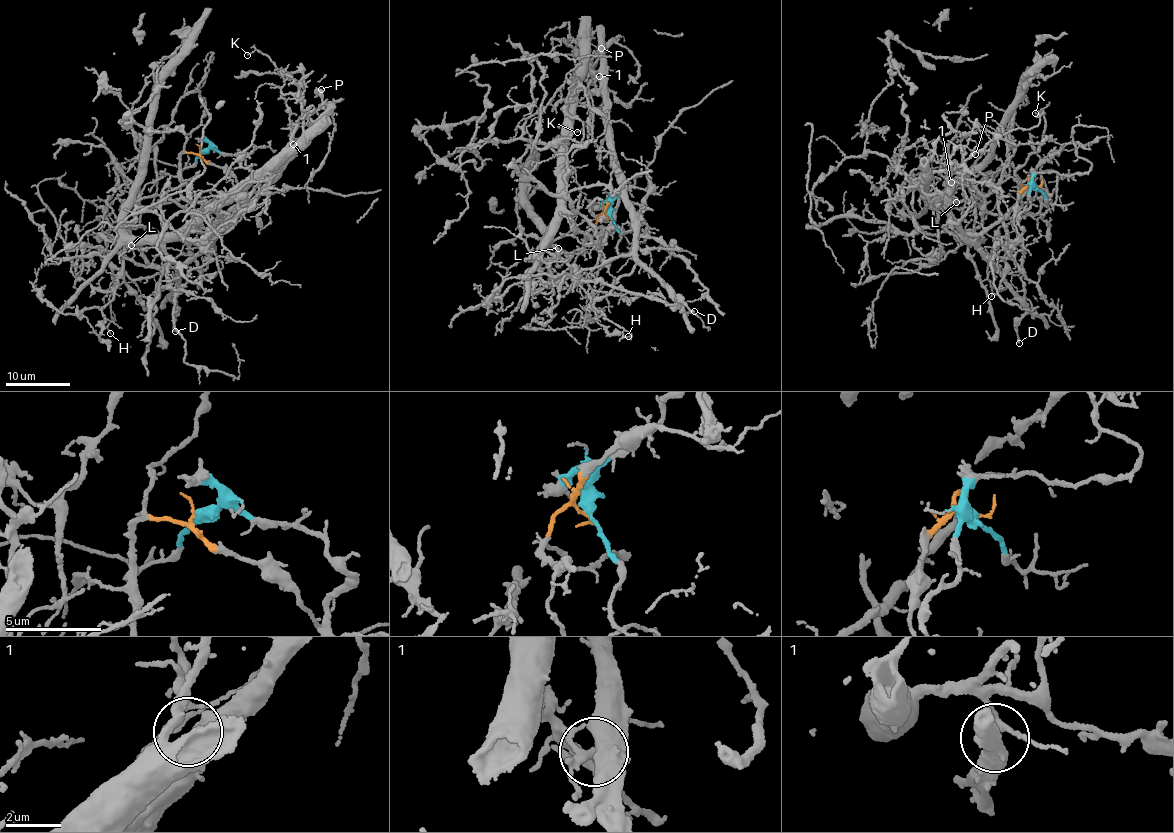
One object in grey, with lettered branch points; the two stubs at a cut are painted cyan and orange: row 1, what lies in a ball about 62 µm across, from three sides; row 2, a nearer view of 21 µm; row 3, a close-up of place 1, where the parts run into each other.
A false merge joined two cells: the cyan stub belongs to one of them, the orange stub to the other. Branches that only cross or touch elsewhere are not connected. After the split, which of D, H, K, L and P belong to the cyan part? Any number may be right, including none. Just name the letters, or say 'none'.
L

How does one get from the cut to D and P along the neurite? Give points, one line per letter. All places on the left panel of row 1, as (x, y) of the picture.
D: (200, 150), (181, 156), (182, 195), (224, 211), (231, 216), (230, 228), (178, 271), (176, 331)
P: (200, 150), (181, 156), (182, 195), (232, 219), (323, 116), (327, 105), (316, 92), (320, 89)

